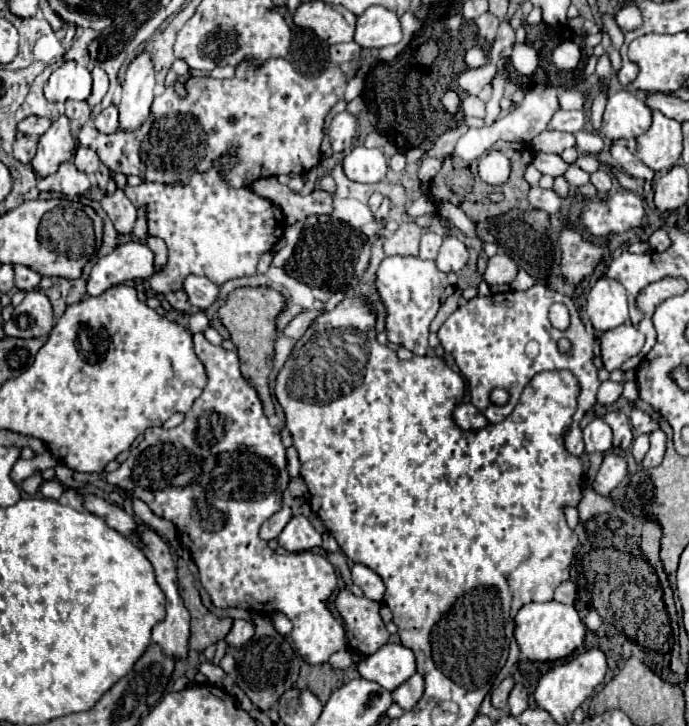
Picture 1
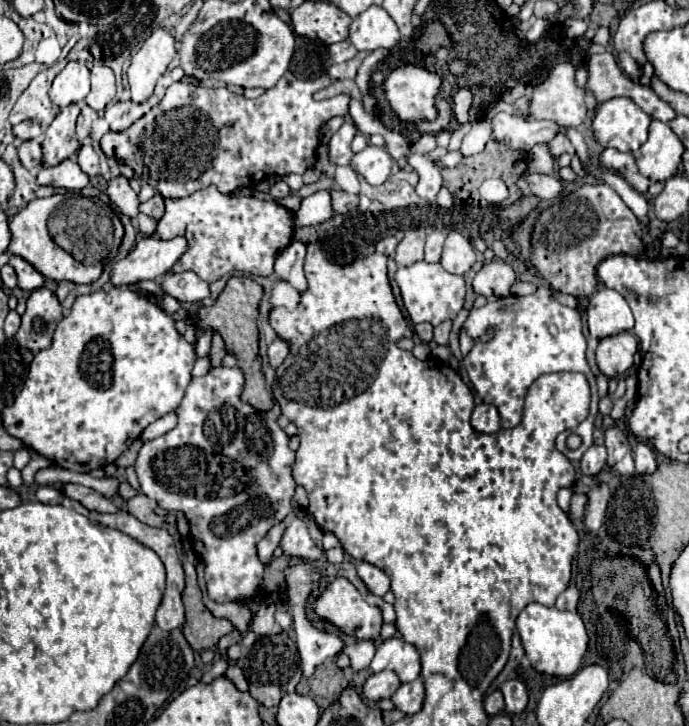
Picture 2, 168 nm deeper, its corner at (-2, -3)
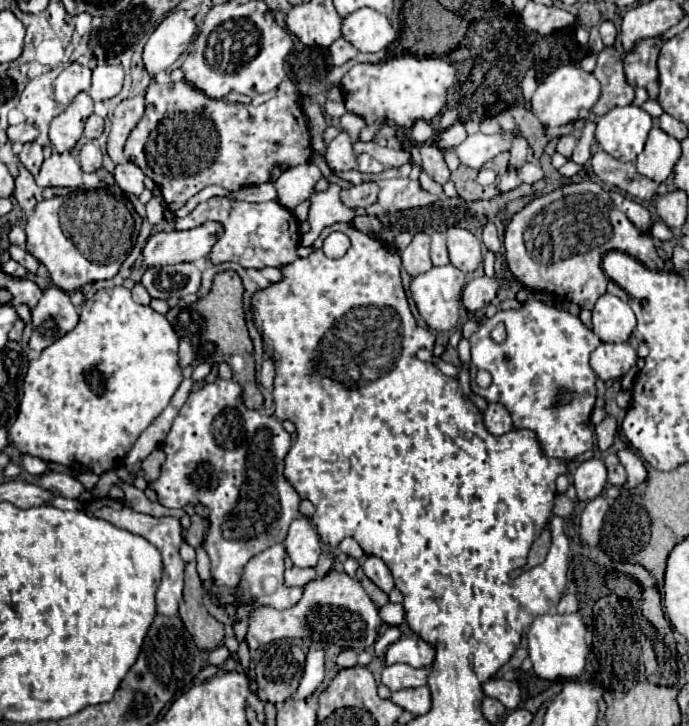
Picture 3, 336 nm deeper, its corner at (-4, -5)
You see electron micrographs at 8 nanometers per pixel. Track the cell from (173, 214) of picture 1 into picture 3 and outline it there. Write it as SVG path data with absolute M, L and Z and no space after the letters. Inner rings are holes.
M213 197L197 205L187 217L177 219L175 229L193 229L205 221L219 221L223 223L225 229L221 239L209 253L209 259L215 265L233 261L243 267L263 269L263 267L283 267L297 259L297 247L301 241L299 221L291 211L281 207L277 201L243 203L243 201L231 201L227 197Z

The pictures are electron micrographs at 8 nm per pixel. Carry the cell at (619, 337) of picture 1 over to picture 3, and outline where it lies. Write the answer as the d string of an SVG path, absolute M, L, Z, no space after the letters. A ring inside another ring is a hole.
M601 343L589 357L589 365L601 381L623 377L637 361L637 351L629 343Z

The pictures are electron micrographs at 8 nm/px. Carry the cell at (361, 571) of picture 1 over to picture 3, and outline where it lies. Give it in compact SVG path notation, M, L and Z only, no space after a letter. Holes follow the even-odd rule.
M367 557L367 561L363 563L363 571L365 571L365 575L381 589L381 591L385 591L385 593L389 593L393 587L395 587L395 583L393 583L393 575L391 575L391 571L387 569L387 565L381 561L381 559L377 559L377 557Z

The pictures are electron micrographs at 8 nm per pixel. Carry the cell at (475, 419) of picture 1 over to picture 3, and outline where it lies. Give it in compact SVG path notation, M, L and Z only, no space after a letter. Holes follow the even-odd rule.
M491 403L483 415L483 421L485 421L487 431L493 435L503 435L513 429L513 419L509 411L501 407L501 403Z

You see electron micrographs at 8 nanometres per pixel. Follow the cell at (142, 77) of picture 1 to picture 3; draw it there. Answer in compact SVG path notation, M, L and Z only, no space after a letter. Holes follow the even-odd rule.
M183 9L171 11L159 23L159 27L145 45L143 51L145 69L151 75L167 71L179 59L179 55L189 47L193 35L195 35L195 19L189 17L187 11Z

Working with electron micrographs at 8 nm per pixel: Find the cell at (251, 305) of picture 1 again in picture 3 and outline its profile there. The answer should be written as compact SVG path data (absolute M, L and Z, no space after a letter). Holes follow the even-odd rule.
M221 271L213 279L213 287L207 297L185 305L185 307L171 307L165 315L173 325L175 333L181 339L189 339L195 351L195 363L209 363L219 365L229 361L233 355L241 355L245 361L245 369L235 375L235 381L243 387L243 399L249 409L259 409L263 405L263 395L255 381L255 361L253 361L253 343L245 327L245 313L243 313L243 283L235 271Z

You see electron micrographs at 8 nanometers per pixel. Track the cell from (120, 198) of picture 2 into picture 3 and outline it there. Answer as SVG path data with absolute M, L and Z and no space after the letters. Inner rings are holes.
M131 161L121 163L121 165L115 165L113 175L115 175L117 185L119 185L125 193L141 195L141 191L145 189L145 185L143 185L143 179L145 179L143 171L141 171L135 163L131 163Z

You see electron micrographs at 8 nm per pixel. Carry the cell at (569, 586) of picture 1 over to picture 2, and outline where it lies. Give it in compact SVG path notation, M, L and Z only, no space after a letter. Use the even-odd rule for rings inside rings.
M569 585L569 587L557 597L555 607L557 607L557 609L575 611L575 609L577 609L577 603L579 603L579 589L577 589L575 585Z

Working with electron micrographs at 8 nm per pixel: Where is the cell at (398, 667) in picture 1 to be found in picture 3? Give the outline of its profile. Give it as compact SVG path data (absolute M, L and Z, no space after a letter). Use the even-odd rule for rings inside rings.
M401 637L399 643L395 641L389 645L385 655L385 665L393 663L407 663L411 667L425 667L431 665L435 659L435 647L421 637Z

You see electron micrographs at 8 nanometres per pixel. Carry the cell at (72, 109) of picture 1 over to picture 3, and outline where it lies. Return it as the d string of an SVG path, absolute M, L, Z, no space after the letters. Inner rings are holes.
M91 115L91 117L87 119L87 123L85 123L85 137L87 137L87 139L97 139L97 137L101 137L103 129L105 129L103 119L101 119L99 115Z

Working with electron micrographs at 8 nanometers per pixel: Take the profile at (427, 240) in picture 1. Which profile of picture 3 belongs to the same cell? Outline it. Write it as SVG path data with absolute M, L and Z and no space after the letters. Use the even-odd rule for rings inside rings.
M433 233L431 235L433 243L431 243L431 259L433 265L447 265L449 263L449 255L447 255L447 245L445 245L445 233Z

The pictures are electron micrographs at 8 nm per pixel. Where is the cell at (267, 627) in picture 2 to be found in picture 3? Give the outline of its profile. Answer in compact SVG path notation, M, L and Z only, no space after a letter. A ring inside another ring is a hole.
M293 567L293 569L287 569L285 571L285 583L287 585L305 585L307 581L315 579L317 577L317 569L315 567L307 567L307 569L299 569L299 567Z

